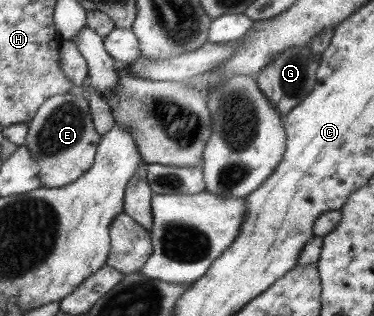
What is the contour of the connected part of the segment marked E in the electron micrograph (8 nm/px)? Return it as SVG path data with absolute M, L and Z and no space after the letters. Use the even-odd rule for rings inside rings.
M71 90L49 97L40 105L28 121L23 146L37 163L42 188L61 188L78 180L90 169L100 140L81 90Z

